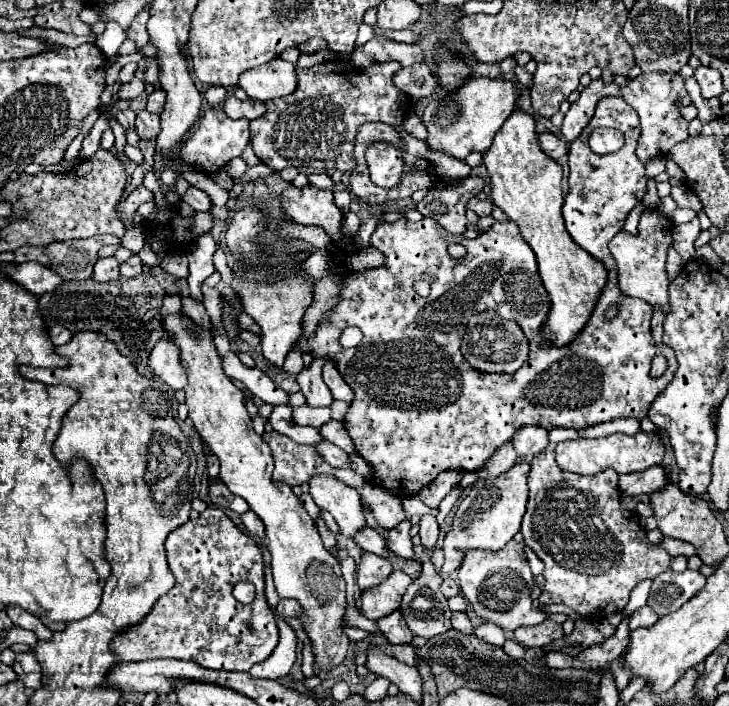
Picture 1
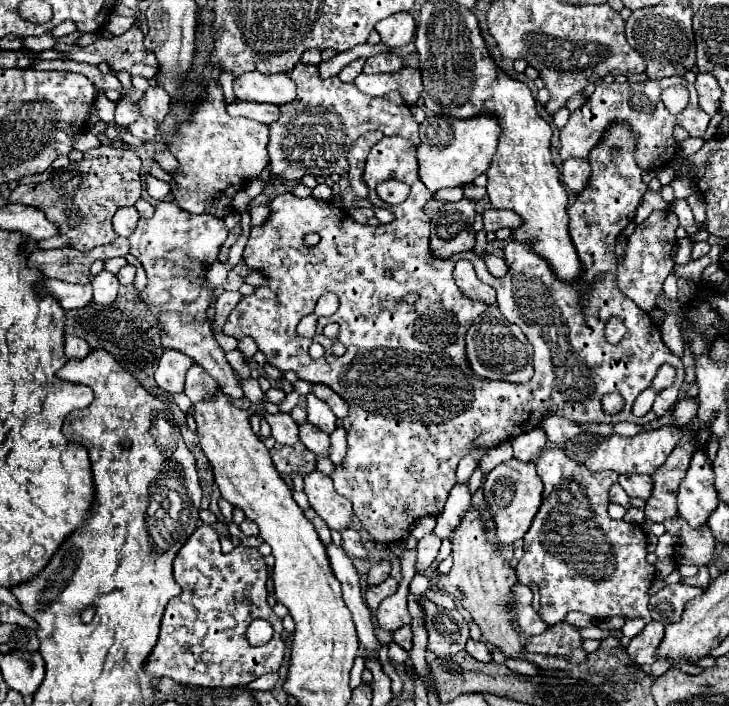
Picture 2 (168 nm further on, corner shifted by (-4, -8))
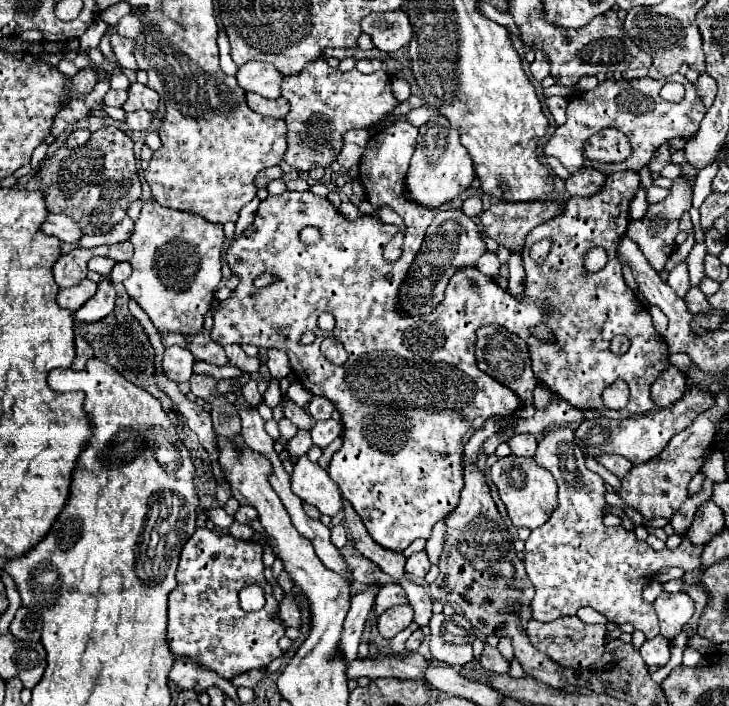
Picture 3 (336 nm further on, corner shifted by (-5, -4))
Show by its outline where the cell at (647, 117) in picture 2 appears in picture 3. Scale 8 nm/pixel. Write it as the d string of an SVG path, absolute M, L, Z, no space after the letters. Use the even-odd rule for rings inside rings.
M675 73L673 77L669 77L669 81L679 81L685 85L685 89L687 89L685 99L681 103L663 101L659 91L665 81L667 79L651 79L651 77L641 77L641 79L631 79L631 81L611 79L611 81L599 83L593 91L573 97L567 107L567 123L557 127L555 135L545 143L543 153L557 157L569 173L577 171L579 167L585 167L587 161L597 163L597 169L601 169L605 175L609 175L613 171L621 171L621 169L639 171L641 167L645 167L649 163L653 153L667 139L673 139L673 137L691 139L691 135L695 135L699 131L701 119L705 117L705 111L707 111L699 99L699 95L695 93L695 85L691 81L687 81L687 77L681 73ZM609 127L617 129L629 137L629 143L633 147L631 157L625 159L623 163L599 163L599 161L587 159L583 155L583 145L589 141L589 137L597 135L603 129L609 129Z

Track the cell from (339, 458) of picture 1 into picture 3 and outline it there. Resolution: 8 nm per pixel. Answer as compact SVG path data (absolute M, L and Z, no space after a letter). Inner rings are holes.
M287 401L287 403L285 403L285 417L291 419L301 431L311 433L311 429L313 429L313 419L309 417L309 413L307 413L303 407L297 407L295 403Z

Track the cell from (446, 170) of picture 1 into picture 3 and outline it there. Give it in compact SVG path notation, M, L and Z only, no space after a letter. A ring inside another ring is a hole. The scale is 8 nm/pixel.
M473 195L473 197L467 197L465 201L463 201L463 207L461 207L469 217L475 217L475 215L479 215L481 211L483 211L483 201L481 201L481 197L479 195Z

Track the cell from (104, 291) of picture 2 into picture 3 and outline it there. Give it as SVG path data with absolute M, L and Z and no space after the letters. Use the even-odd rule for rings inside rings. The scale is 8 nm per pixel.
M101 279L97 283L97 293L75 313L75 319L81 323L93 323L109 315L115 307L115 289L111 279Z

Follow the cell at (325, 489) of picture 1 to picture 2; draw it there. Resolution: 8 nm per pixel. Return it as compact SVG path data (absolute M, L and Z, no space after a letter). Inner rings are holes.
M312 471L304 475L304 493L310 507L328 523L330 529L348 529L352 521L352 507L346 497L336 493L332 479L324 473Z

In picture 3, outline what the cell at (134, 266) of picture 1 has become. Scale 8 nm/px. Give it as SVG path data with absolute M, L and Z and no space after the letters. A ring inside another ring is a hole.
M123 261L123 263L117 263L113 267L113 271L109 273L109 279L115 281L115 283L119 283L119 281L125 281L129 275L131 275L131 263Z

